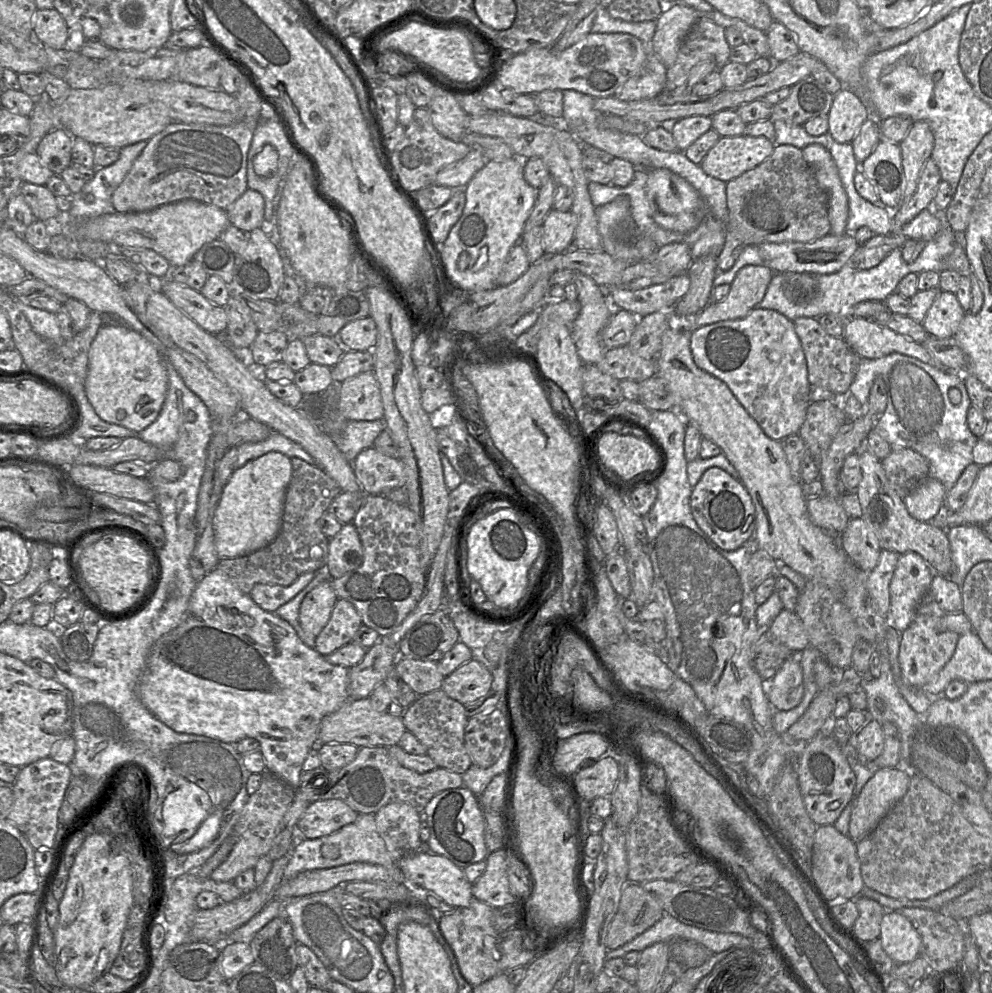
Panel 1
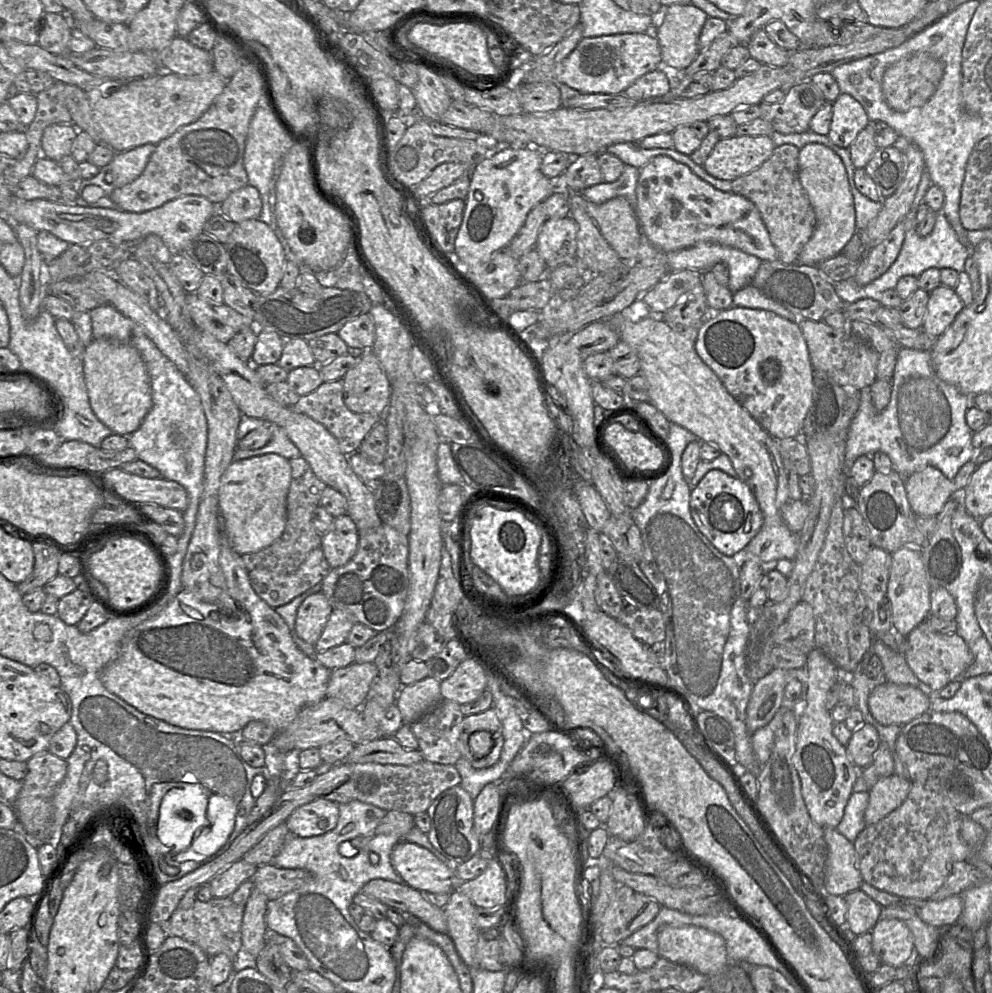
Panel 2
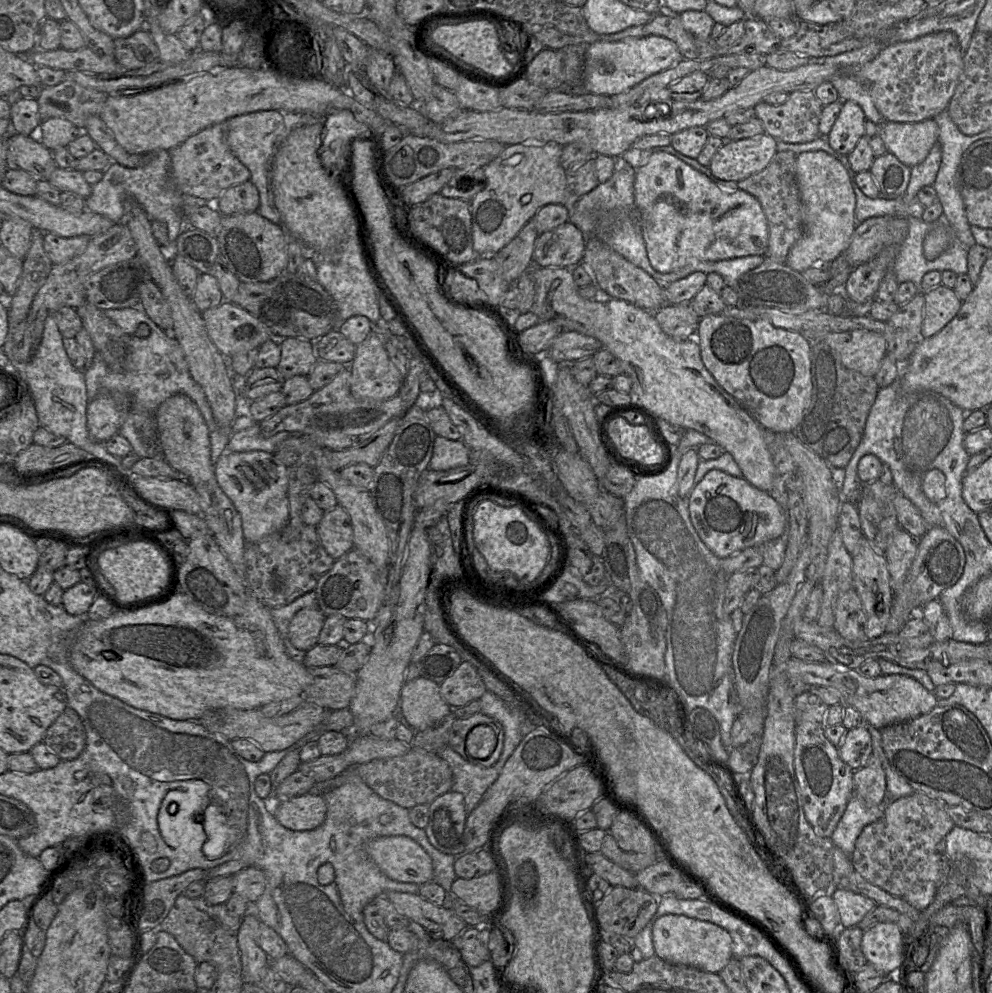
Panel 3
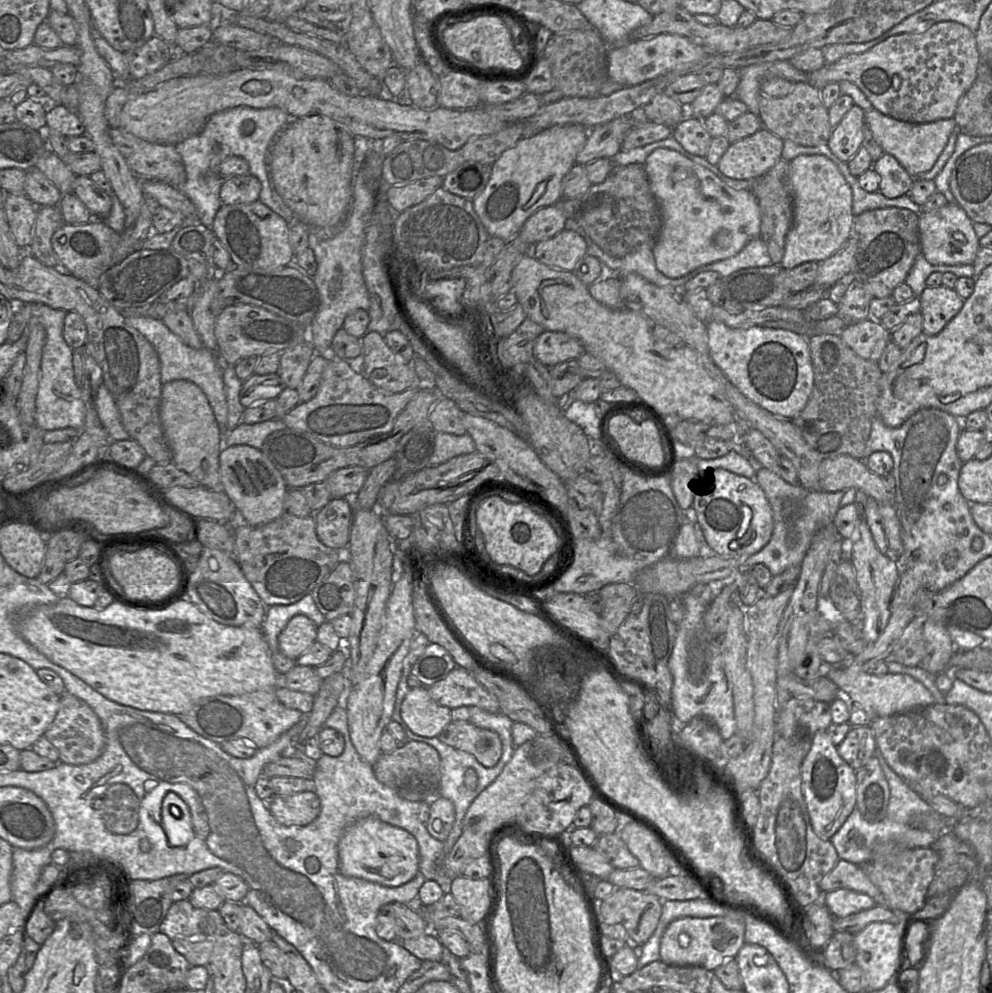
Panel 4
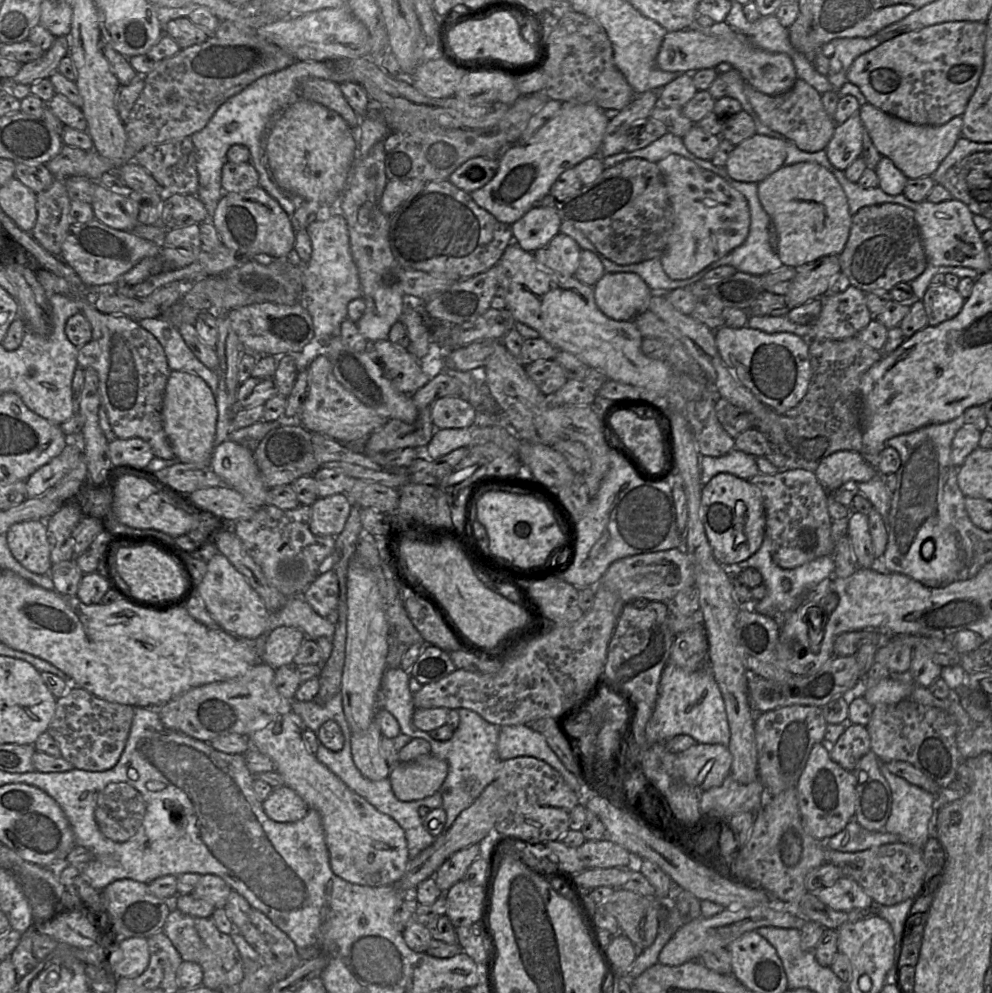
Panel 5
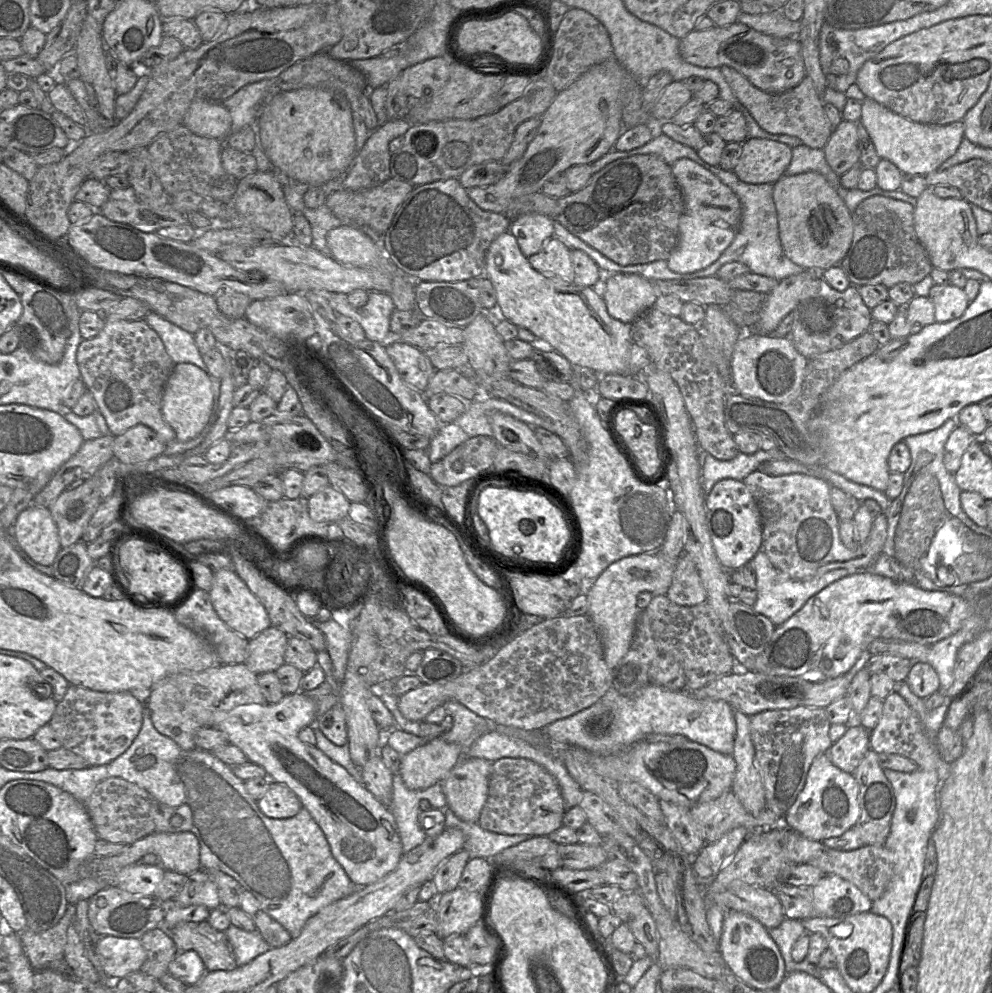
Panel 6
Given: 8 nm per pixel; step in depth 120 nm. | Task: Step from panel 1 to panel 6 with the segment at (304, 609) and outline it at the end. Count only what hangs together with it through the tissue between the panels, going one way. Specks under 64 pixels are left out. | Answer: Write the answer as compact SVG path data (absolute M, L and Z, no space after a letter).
M271 625L249 640L244 664L256 675L275 672L285 663L289 638L285 632Z

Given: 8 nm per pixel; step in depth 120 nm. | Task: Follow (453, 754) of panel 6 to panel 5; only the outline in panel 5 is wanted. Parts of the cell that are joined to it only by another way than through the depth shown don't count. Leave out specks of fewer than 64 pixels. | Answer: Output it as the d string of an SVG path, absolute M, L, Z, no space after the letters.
M432 754L398 763L389 779L396 798L403 802L421 800L440 790L448 774L448 763Z

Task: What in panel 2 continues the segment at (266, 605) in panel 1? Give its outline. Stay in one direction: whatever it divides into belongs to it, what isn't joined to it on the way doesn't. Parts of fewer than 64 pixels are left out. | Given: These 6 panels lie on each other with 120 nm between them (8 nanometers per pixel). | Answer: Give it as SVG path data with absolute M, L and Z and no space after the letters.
M318 547L291 574L278 574L257 568L249 572L249 580L256 594L270 607L277 608L321 584L330 569L322 548Z

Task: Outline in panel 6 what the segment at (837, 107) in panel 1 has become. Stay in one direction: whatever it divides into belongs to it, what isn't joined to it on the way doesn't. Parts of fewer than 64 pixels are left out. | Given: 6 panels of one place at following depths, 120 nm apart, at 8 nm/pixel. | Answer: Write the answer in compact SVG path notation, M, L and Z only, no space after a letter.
M842 120L823 148L825 159L839 176L860 164L858 122Z

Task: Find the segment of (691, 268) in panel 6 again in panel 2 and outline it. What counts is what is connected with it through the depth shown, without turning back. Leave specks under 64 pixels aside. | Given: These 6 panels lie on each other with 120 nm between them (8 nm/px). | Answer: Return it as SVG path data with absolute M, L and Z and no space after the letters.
M660 155L640 168L636 186L637 223L639 220L648 240L657 248L671 252L691 247L698 242L712 242L737 248L758 257L761 261L778 260L778 252L770 240L768 230L758 208L749 199L731 192L722 192L702 180L691 169L670 157Z

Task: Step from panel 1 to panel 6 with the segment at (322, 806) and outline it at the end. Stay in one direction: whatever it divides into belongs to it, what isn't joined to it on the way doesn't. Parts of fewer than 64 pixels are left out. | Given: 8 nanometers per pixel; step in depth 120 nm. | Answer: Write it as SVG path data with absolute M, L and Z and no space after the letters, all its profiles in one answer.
M274 781L270 782L257 805L259 810L271 819L294 817L303 808L299 798L288 787Z

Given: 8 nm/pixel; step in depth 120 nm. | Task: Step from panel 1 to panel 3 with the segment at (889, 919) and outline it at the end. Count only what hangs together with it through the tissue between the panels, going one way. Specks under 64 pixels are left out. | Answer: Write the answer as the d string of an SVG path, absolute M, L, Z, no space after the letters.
M880 922L864 931L862 951L869 964L886 976L893 976L901 963L901 941L904 936L900 927L892 922Z

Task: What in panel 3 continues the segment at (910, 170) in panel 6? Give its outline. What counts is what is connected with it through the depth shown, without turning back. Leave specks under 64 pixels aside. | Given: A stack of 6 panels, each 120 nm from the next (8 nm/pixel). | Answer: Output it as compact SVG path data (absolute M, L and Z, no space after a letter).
M934 119L915 123L885 121L878 125L887 152L910 168L922 163L938 143L939 127Z

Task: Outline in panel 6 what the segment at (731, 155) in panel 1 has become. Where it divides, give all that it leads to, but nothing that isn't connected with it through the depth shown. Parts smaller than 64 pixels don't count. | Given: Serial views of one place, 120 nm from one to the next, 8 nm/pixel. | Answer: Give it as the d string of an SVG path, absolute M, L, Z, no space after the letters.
M748 138L733 169L735 175L749 184L777 182L792 158L792 148L786 144L762 138Z

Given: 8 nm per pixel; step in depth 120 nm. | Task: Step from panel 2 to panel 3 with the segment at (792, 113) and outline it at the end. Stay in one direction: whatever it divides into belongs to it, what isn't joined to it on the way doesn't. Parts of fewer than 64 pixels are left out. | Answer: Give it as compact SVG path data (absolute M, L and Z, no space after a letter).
M794 91L780 105L761 101L754 110L766 134L788 143L806 143L821 136L819 121L823 107L814 91Z

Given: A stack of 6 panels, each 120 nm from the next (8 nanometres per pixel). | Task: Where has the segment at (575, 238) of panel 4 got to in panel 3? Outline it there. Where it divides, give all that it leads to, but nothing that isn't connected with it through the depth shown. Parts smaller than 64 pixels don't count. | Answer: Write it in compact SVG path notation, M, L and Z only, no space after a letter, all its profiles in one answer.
M567 221L539 234L534 246L532 265L571 269L582 262L584 249L585 236Z

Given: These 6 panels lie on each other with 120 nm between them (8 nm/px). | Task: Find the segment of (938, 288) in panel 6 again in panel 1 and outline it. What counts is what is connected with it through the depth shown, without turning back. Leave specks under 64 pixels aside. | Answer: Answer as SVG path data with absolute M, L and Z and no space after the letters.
M941 291L929 308L922 326L936 338L953 338L965 314L956 294Z

